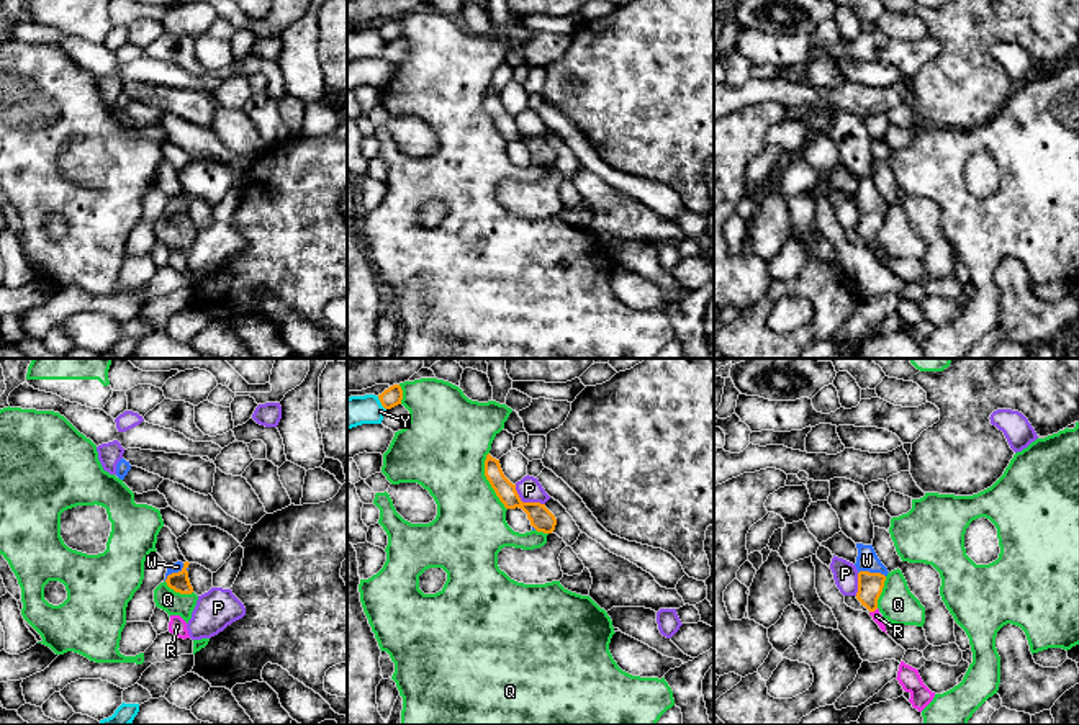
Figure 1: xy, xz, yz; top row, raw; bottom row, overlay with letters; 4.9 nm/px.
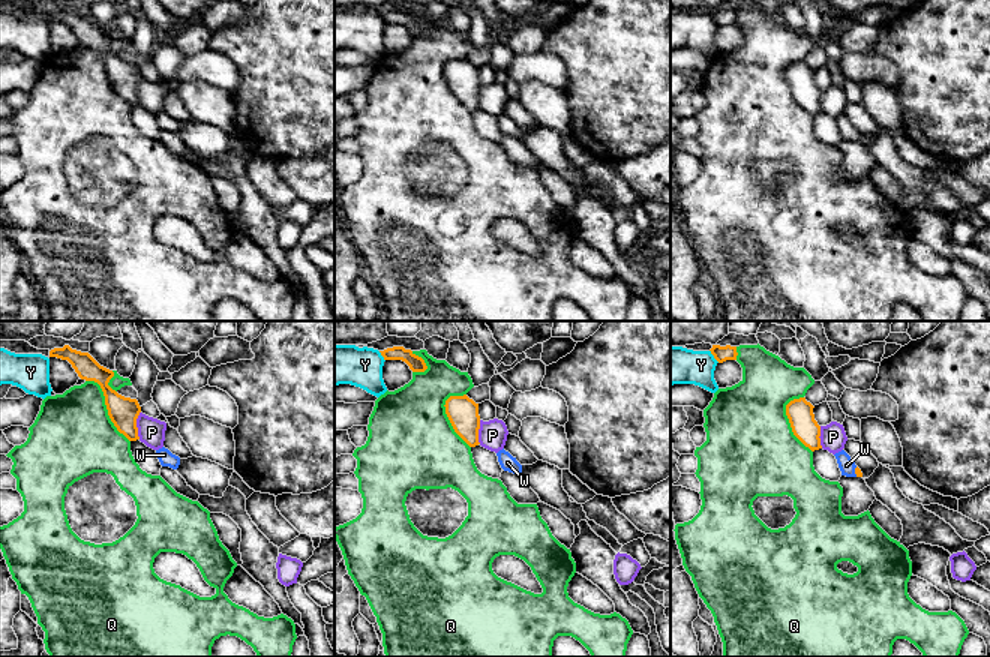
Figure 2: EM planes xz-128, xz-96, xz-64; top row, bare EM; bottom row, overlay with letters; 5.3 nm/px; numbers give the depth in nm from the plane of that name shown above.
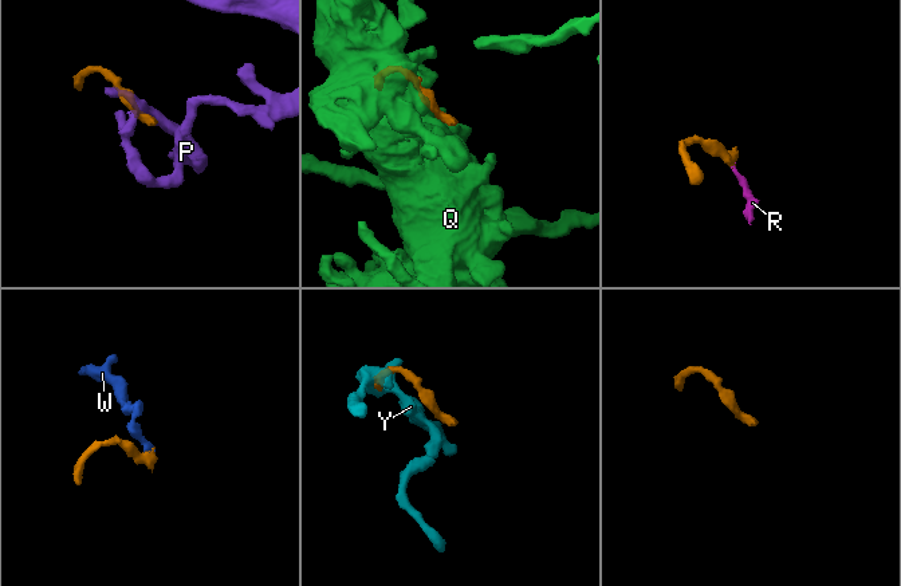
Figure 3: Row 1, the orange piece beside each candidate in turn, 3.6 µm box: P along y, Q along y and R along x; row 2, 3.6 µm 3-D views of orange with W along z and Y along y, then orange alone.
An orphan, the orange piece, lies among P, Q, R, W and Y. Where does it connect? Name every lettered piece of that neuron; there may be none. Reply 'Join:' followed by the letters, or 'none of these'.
Join: R, W

